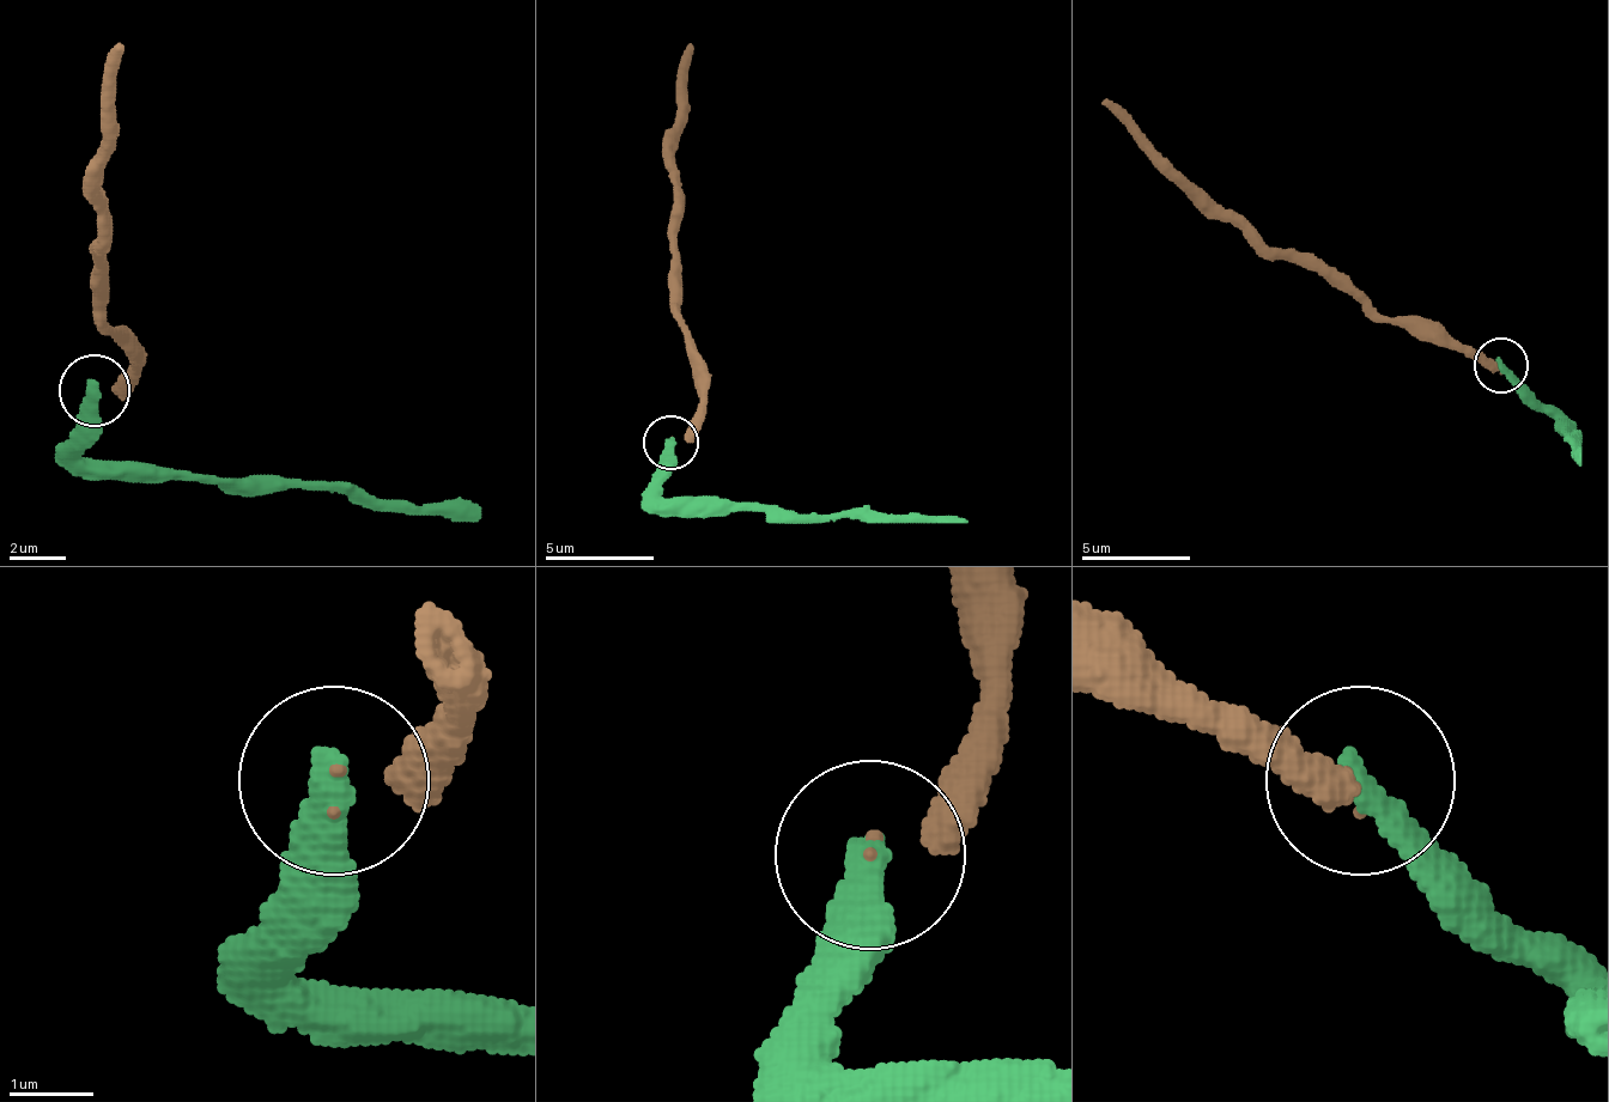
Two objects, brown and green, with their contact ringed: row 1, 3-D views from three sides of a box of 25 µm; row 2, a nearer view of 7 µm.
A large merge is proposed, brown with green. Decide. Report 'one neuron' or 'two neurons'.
one neuron

